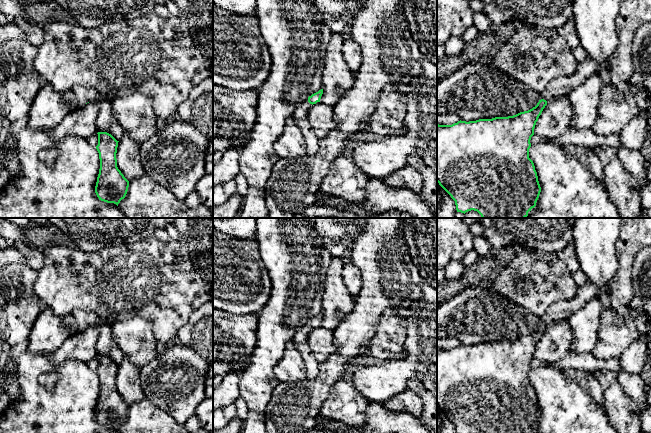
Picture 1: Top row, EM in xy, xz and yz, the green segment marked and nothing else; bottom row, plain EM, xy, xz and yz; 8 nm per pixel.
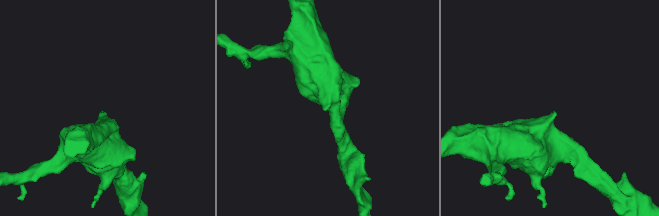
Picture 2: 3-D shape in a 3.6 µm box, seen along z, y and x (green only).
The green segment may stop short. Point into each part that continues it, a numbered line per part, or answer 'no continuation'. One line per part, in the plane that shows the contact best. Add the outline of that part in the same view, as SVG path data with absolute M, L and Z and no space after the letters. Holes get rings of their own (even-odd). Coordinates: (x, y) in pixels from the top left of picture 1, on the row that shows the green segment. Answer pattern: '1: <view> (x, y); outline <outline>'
1: yz (562, 86); outline M587 57L583 62L578 63L575 73L569 77L554 79L542 92L540 100L544 99L549 103L555 96L569 96L571 91L582 85L596 72L596 64Z

